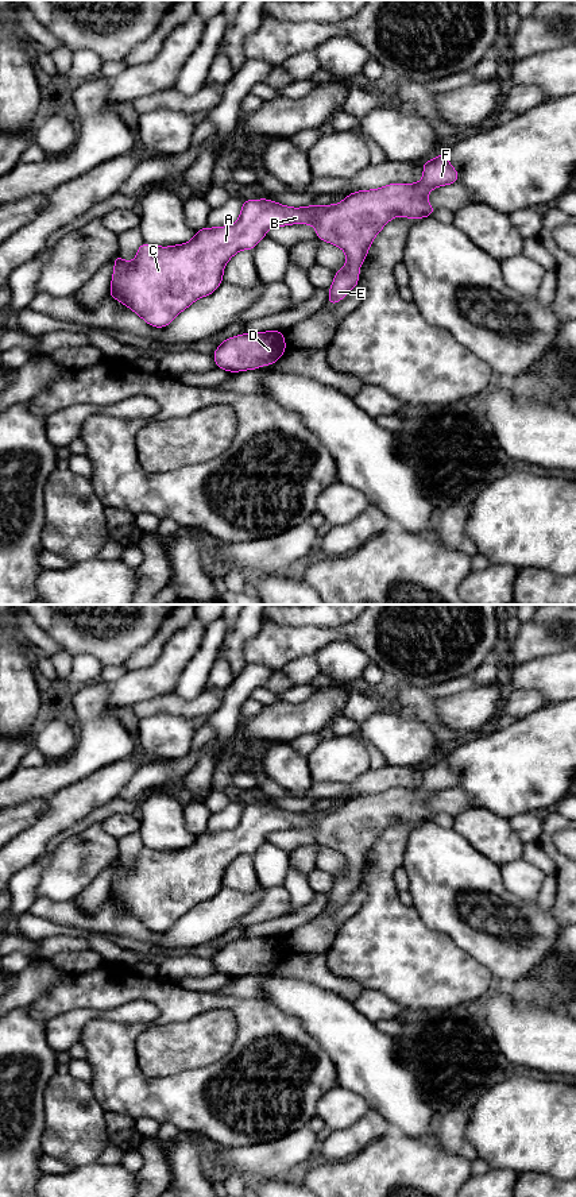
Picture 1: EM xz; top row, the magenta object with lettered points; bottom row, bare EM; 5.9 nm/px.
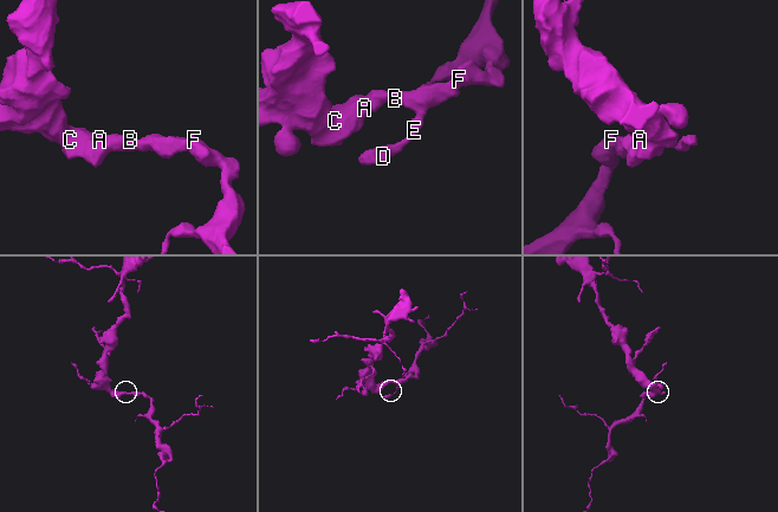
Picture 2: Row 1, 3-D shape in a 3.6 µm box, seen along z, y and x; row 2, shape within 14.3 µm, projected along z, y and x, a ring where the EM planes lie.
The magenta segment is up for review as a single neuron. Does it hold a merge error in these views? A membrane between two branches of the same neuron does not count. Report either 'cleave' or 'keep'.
keep

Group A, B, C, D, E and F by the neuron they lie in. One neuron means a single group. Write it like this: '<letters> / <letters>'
A B C D E F

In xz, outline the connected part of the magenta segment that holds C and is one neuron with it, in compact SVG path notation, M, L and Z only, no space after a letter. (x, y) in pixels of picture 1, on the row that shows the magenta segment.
M448 151L433 161L422 162L424 177L418 184L390 184L380 189L353 192L340 204L289 208L268 198L246 200L239 220L228 227L202 228L189 242L171 247L142 243L136 258L125 263L120 254L113 258L115 270L109 296L132 309L147 324L155 328L169 325L177 314L196 300L212 294L223 282L225 263L240 250L254 250L272 227L289 224L313 224L317 239L339 246L347 254L343 270L335 273L329 289L328 305L343 300L357 283L359 270L374 238L394 217L422 219L436 211L426 197L433 188L459 181L459 173L449 165Z

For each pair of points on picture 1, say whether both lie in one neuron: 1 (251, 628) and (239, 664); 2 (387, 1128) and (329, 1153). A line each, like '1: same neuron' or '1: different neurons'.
1: same neuron
2: same neuron

